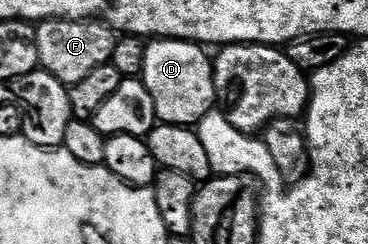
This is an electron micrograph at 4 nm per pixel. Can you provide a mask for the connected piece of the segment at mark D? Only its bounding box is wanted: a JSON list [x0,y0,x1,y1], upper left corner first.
[142,38,217,127]

